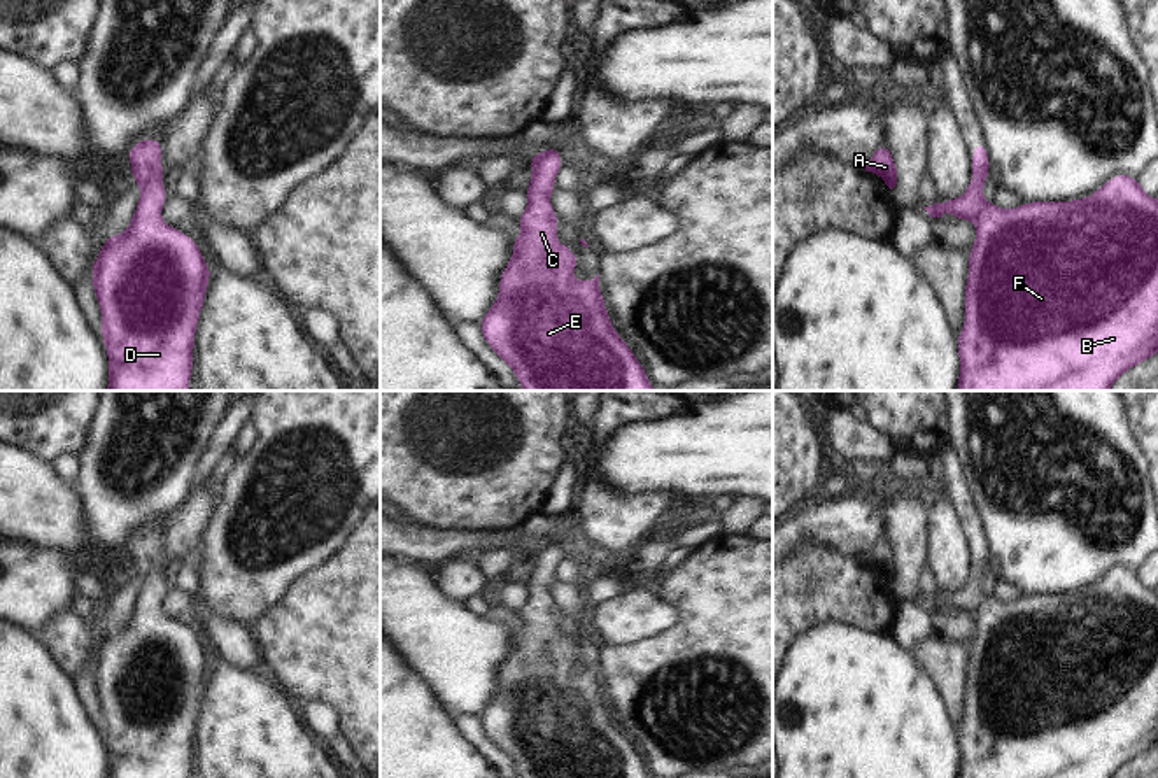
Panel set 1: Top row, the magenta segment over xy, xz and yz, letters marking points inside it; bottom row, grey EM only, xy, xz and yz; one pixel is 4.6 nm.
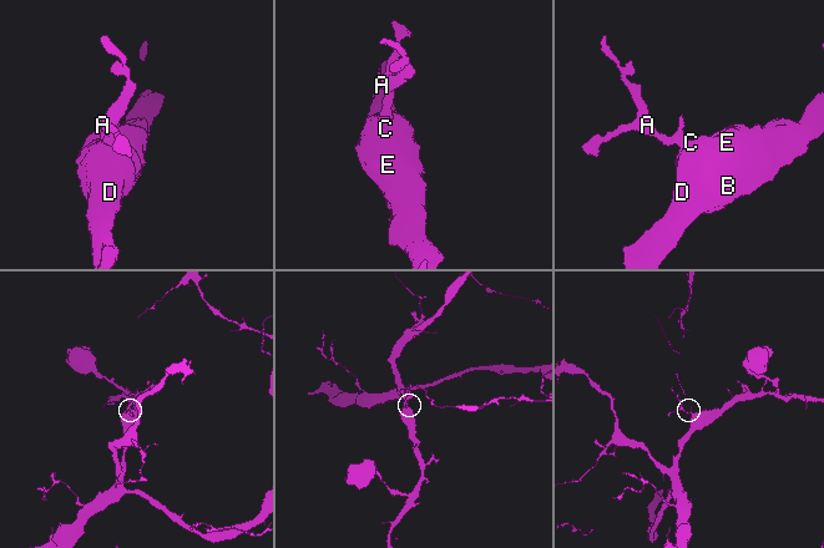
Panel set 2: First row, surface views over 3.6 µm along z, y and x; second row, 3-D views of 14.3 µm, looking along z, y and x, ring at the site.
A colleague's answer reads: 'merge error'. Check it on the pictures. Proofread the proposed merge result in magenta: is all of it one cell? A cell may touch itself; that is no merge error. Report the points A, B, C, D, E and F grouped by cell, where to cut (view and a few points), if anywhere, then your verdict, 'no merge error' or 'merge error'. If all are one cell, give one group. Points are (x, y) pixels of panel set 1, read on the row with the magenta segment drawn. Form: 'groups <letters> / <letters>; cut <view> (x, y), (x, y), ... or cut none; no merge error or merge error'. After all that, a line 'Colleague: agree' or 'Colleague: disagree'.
groups A B C D E F; cut none; no merge error
Colleague: disagree

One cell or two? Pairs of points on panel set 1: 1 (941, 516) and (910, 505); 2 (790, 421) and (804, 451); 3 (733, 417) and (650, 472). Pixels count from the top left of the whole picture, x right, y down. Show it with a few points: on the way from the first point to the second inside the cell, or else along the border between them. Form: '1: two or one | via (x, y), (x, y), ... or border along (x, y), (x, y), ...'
1: two | border along (931, 509), (925, 552)
2: one | via (790, 428), (790, 437), (797, 444)
3: one | via (712, 438), (699, 451), (671, 454)

